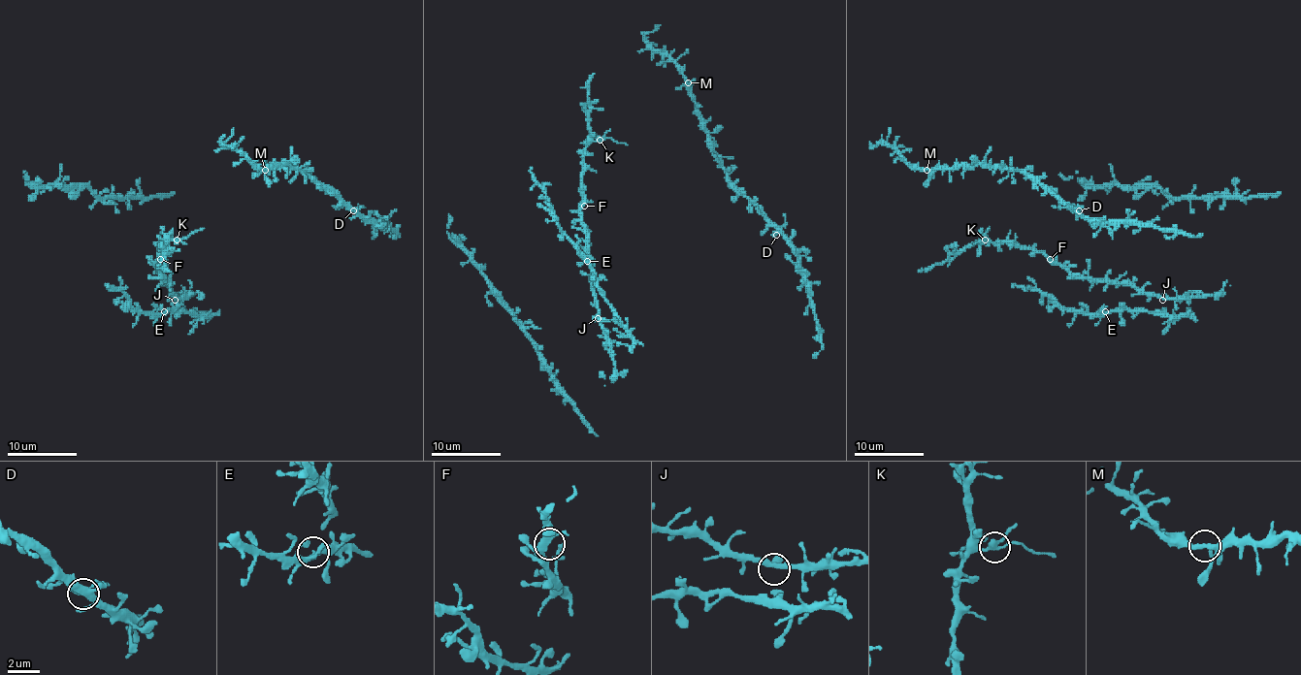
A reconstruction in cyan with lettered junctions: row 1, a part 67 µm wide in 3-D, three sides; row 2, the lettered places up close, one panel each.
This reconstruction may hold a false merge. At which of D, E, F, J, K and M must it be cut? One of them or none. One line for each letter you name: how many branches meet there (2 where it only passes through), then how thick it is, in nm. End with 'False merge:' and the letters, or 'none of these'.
K: Branches: 3. Thickness 240 nm
False merge: K

